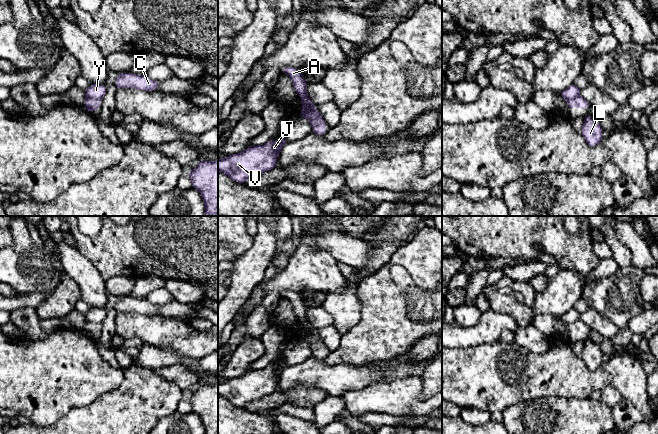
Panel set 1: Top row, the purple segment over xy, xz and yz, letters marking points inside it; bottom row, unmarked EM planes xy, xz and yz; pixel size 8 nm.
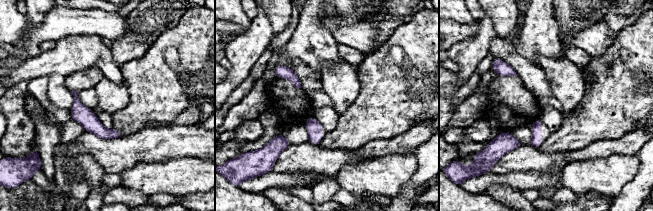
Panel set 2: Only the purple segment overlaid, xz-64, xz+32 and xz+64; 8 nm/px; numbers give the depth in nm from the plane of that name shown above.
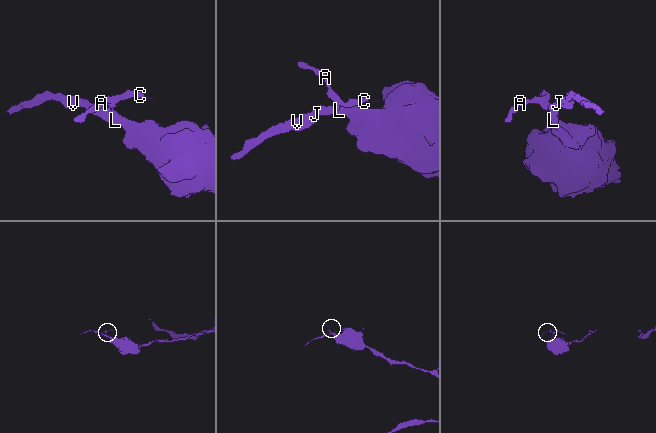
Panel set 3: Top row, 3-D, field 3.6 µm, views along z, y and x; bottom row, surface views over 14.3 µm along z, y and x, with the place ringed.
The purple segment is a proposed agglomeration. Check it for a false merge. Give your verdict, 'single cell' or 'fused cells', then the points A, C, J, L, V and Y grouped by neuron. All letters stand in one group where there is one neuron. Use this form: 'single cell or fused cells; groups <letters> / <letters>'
fused cells; groups A C Y / J L V

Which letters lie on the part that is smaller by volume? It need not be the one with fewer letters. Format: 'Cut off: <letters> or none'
Cut off: A, C, Y

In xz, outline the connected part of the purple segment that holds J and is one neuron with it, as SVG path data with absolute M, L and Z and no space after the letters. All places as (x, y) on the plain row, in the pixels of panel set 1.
M283 360L280 365L271 363L265 368L248 371L239 378L218 383L218 395L244 408L246 404L275 392L278 379L286 367L288 364Z

